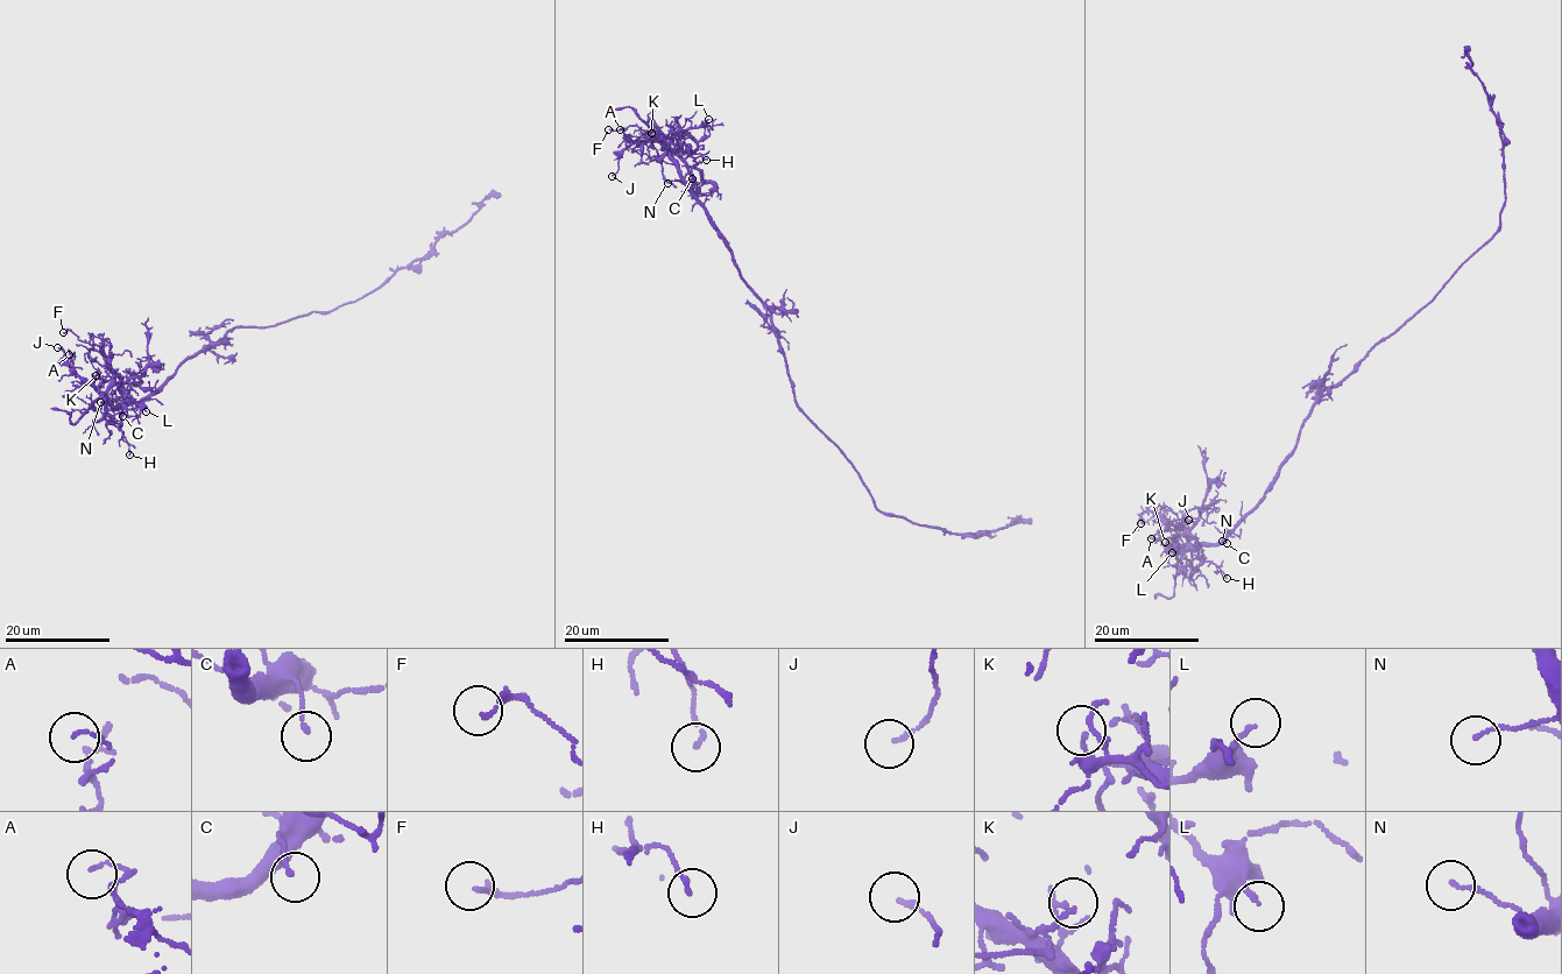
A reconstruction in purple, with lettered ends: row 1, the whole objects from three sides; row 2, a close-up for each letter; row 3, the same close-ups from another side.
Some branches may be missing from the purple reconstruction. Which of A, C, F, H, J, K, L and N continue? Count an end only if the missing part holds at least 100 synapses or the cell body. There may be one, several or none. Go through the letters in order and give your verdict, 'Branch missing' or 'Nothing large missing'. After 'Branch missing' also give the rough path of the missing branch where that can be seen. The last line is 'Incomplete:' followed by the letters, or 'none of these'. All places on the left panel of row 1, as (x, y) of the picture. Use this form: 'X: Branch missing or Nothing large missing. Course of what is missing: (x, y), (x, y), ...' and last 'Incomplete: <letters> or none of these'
A: Nothing large missing
C: Nothing large missing
F: Nothing large missing
H: Nothing large missing
J: Nothing large missing
K: Nothing large missing
L: Nothing large missing
N: Nothing large missing
Incomplete: none of these

